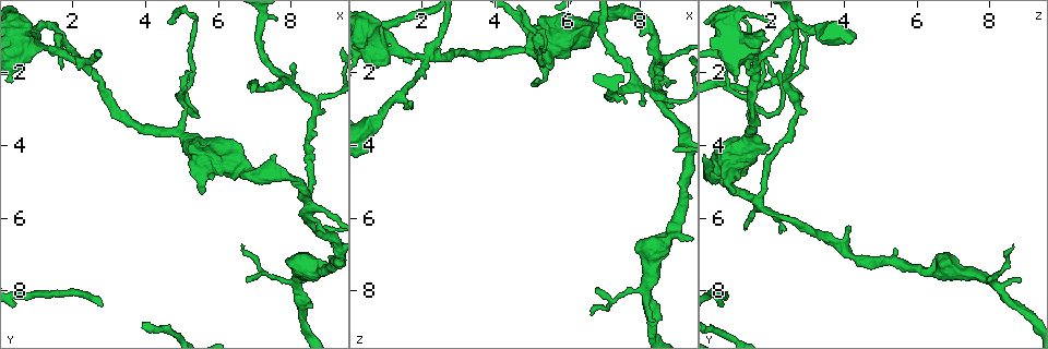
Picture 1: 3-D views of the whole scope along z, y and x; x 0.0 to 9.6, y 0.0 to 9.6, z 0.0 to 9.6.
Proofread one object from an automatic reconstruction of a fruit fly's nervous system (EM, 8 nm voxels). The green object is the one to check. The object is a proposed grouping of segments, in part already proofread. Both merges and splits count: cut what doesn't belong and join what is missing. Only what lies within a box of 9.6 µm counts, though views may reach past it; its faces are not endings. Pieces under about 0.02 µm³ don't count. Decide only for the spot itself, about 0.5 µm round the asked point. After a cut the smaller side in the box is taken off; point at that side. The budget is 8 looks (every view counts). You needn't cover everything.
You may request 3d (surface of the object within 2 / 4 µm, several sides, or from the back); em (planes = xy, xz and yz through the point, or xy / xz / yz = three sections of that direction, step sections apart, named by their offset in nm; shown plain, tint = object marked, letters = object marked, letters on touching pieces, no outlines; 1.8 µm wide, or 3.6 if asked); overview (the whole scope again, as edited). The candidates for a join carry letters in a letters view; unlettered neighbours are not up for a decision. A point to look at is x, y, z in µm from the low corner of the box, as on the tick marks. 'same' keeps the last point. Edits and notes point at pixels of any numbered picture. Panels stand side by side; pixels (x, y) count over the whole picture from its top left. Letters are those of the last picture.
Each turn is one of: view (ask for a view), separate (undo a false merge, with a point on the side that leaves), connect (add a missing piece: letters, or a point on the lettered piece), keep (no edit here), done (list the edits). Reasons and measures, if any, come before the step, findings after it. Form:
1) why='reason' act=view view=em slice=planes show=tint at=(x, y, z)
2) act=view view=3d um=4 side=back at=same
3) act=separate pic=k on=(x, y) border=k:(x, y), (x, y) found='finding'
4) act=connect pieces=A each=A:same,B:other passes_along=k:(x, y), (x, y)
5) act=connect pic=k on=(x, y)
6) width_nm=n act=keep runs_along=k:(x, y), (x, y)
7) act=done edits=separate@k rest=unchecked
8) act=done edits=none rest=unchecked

why='abrupt turn' act=view view=3d um=4 at=(4.85, 3.60, 1.40)

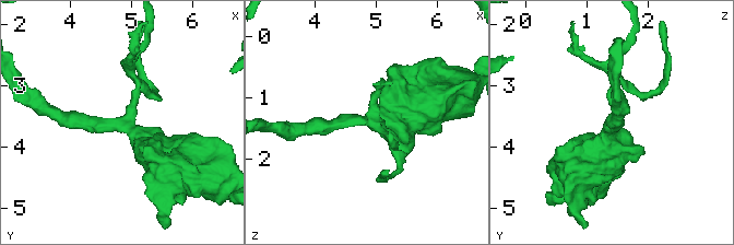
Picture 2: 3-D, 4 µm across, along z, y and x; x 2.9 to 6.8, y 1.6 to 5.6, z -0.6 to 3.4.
arms=3 why='shape alone is not enough' act=view view=em slice=xz step=16 show=tint at=(4.85, 3.70, 1.35)

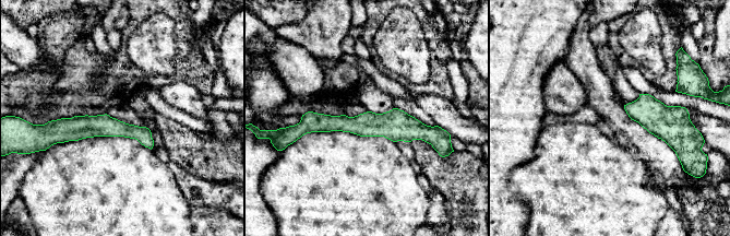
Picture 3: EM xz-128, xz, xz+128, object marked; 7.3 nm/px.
act=view view=em slice=planes show=letters at=same

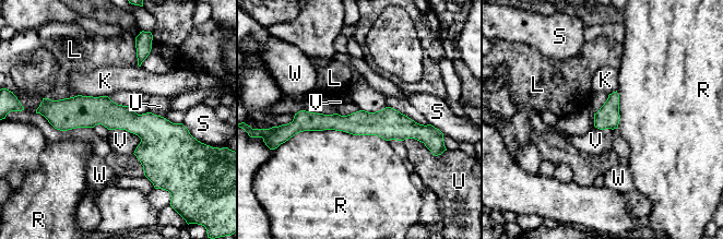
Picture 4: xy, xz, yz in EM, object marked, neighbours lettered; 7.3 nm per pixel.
width_nm=170 act=keep each=K:other,L:other,R:other,S:other,U:other,V:other,W:other runs_along=4:(49, 115), (110, 115), (179, 132) found='one cell here'

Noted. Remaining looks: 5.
why='looks like a crossing' act=view view=em slice=planes show=tint at=(8.25, 2.55, 2.55)

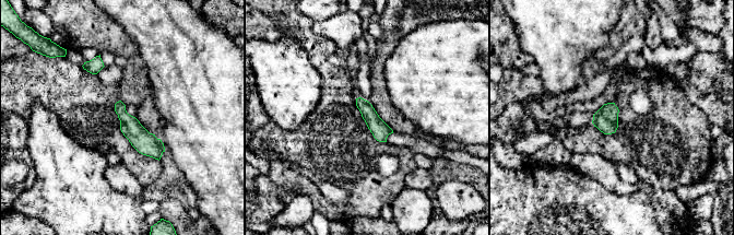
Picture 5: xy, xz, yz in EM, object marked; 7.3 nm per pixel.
act=view view=em slice=planes show=letters at=same

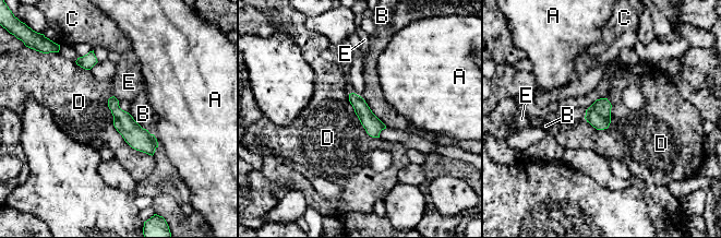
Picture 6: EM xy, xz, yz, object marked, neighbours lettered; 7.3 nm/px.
width_nm=140 longest_contact=D:550nm act=keep each=A:other,B:other,C:other,D:other,E:other found='all the same cell'

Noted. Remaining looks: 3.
why='abrupt turn' act=view view=3d um=2 side=back at=(9.20, 6.40, 4.05)

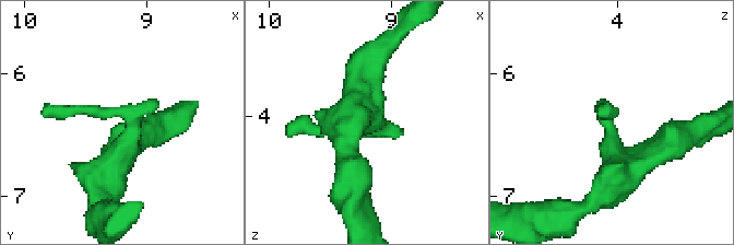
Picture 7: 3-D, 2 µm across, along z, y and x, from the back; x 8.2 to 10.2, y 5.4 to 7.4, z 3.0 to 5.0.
why='now the EM' act=view view=em slice=planes show=plain at=(9.14, 6.40, 4.12)

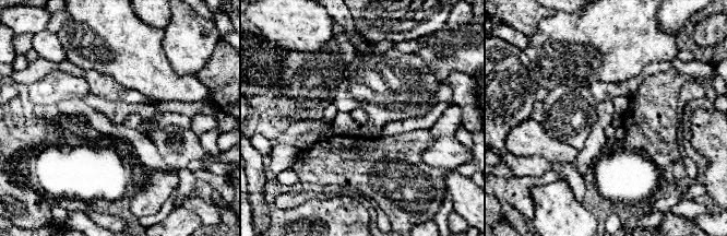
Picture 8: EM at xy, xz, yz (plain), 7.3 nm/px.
act=view view=em slice=planes show=letters at=same

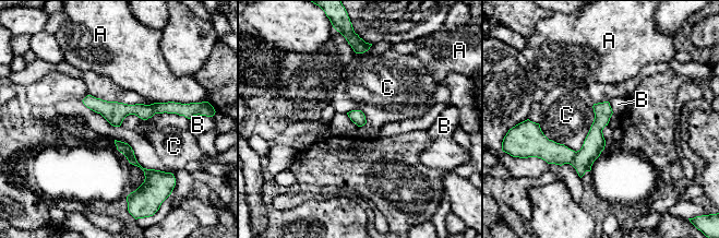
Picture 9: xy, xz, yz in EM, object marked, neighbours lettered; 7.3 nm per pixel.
longest_contact=C:440nm act=keep each=A:other,B:other,C:other runs_along=9:(86, 100), (107, 109), (180, 110) found='continuous, no second cell'

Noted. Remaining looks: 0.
act=done edits=none rest=unchecked

